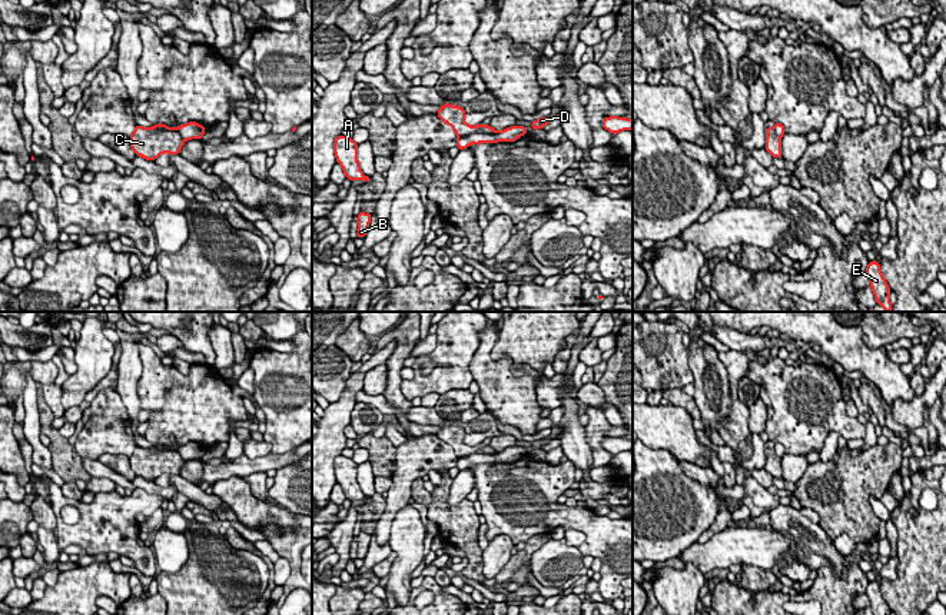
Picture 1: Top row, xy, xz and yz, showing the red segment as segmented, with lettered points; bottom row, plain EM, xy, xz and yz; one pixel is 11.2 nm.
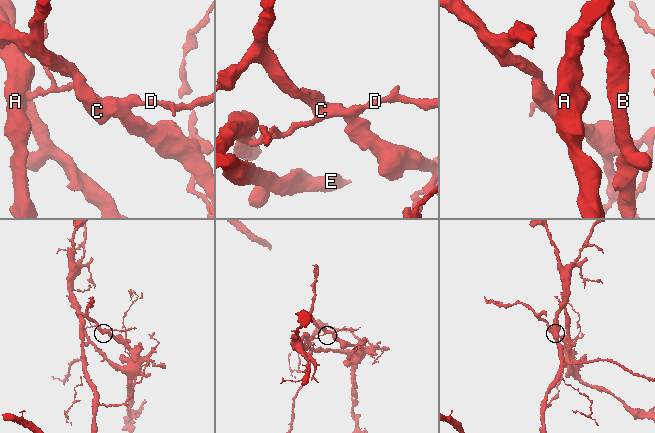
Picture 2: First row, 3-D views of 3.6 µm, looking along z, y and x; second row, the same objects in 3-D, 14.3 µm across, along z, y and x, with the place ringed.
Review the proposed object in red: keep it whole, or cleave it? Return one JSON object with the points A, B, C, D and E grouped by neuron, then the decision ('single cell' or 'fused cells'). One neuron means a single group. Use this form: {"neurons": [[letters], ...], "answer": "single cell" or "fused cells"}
{"neurons": [["A", "D"], ["B", "C", "E"]], "answer": "fused cells"}

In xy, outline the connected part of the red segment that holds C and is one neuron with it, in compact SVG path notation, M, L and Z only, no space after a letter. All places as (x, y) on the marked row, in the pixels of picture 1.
M139 124L129 140L132 150L146 160L156 160L162 153L180 154L185 143L175 129L153 132L150 127Z

